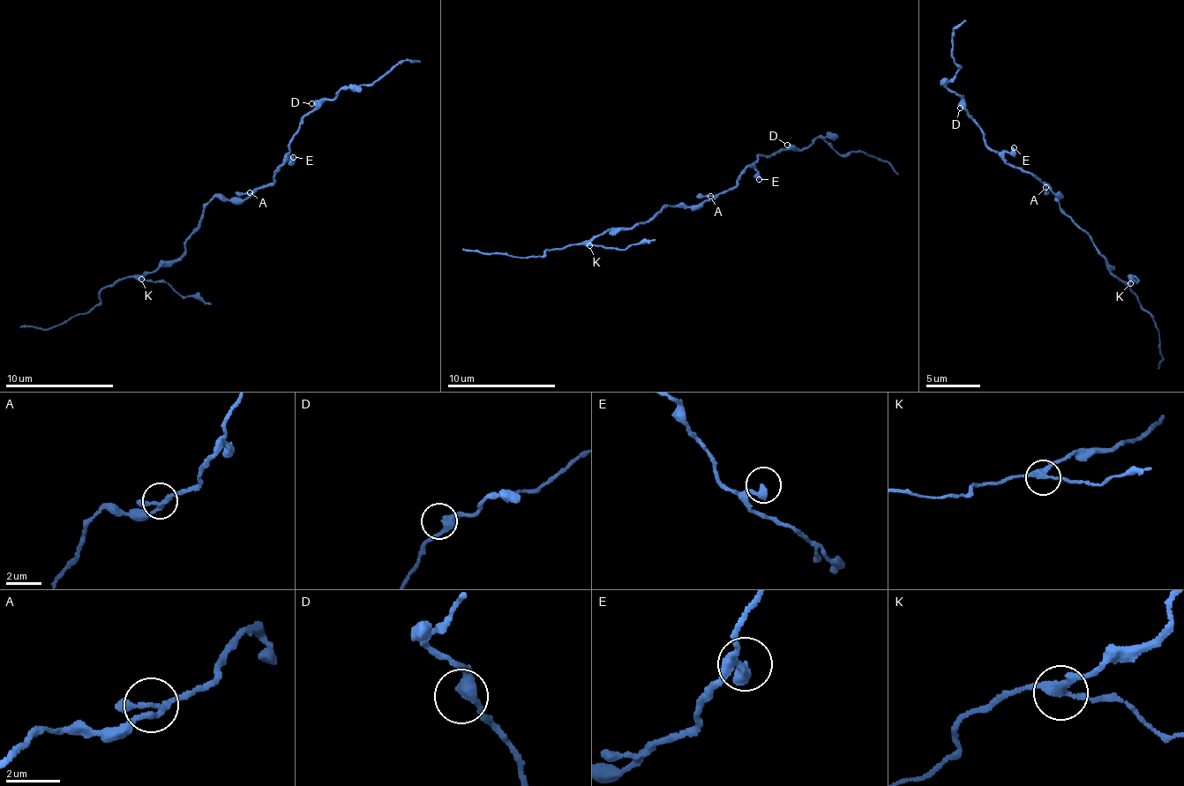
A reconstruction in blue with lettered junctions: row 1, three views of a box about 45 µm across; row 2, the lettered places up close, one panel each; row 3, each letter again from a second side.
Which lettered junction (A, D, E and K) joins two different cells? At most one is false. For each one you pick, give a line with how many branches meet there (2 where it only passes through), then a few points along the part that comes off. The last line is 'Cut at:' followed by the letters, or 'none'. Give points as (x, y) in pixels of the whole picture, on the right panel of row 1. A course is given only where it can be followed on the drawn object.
K: 3 branches meet
Cut at: K

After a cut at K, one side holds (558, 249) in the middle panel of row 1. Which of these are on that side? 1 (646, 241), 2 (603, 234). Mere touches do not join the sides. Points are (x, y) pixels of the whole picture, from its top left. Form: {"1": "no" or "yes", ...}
{"1": "no", "2": "yes"}

